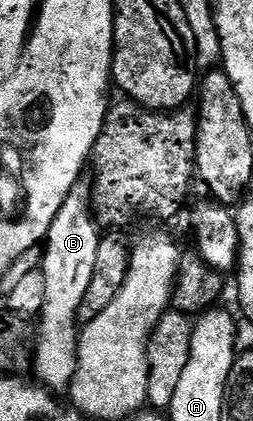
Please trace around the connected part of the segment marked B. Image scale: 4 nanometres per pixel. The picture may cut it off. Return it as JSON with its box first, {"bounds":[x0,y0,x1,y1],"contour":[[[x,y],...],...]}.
{"bounds":[34,186,102,394],"contour":[[[77,186],[62,202],[62,208],[50,226],[44,249],[42,271],[46,278],[46,300],[38,317],[38,339],[34,361],[35,379],[53,393],[60,394],[72,382],[76,369],[76,341],[78,339],[78,313],[90,278],[94,278],[94,258],[102,239],[90,207],[87,187]]]}

